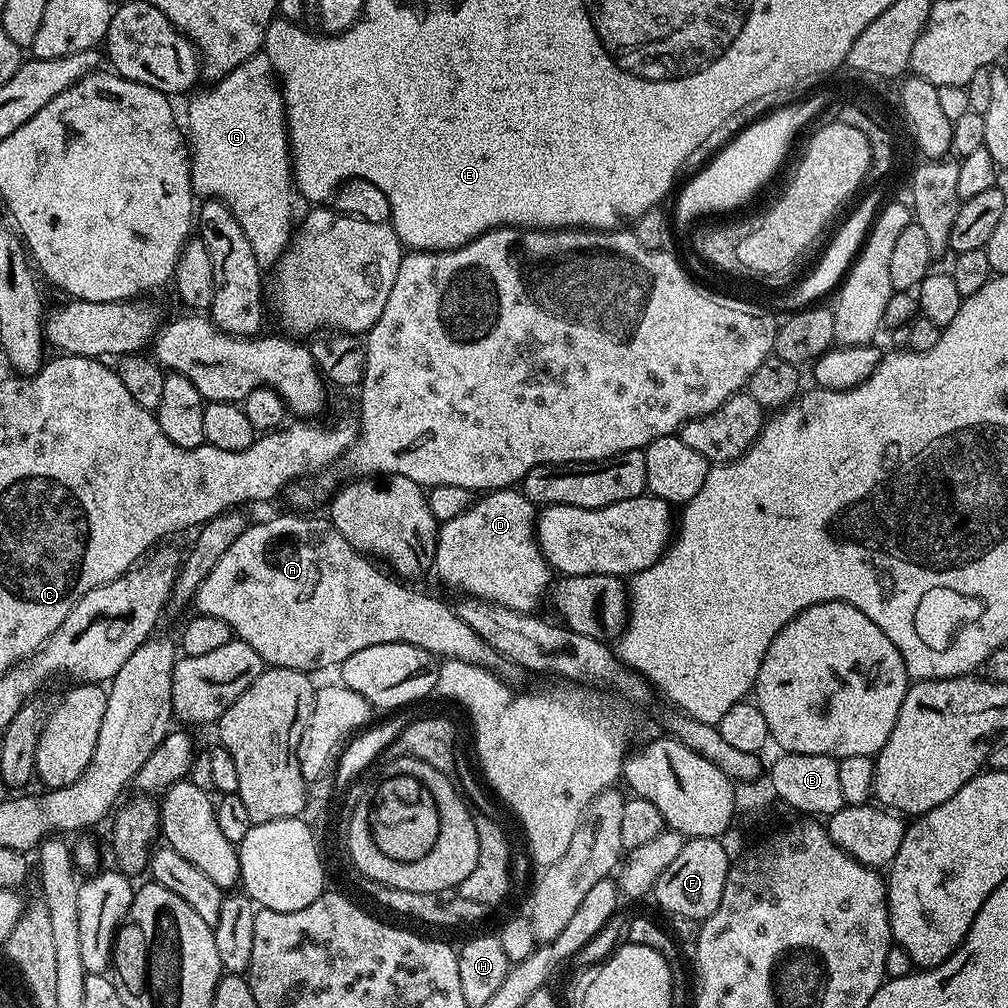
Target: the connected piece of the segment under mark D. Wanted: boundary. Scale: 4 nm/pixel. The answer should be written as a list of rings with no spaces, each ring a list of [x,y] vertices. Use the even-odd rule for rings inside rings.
[[[515,487],[497,488],[491,492],[485,492],[479,498],[473,499],[468,505],[468,509],[462,514],[458,514],[458,518],[450,518],[443,521],[439,525],[438,535],[436,537],[436,562],[434,565],[435,575],[440,575],[440,580],[444,584],[449,584],[452,588],[457,588],[457,593],[466,596],[476,596],[479,600],[489,600],[491,604],[501,604],[515,612],[535,613],[540,603],[545,603],[546,597],[549,595],[550,589],[554,583],[554,570],[548,565],[548,559],[542,554],[540,543],[536,540],[536,526],[538,519],[537,505],[524,497],[523,491],[517,490]]]

